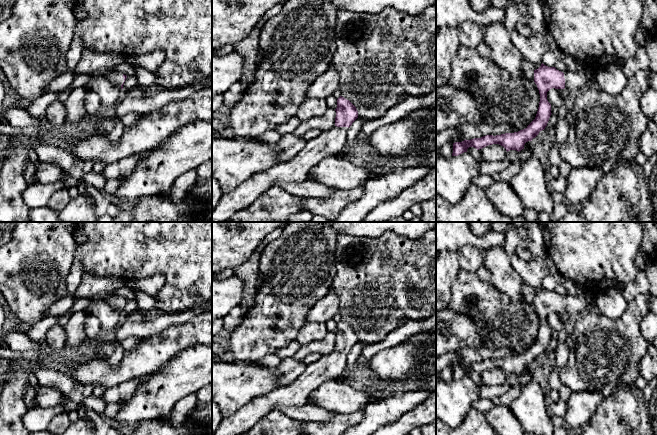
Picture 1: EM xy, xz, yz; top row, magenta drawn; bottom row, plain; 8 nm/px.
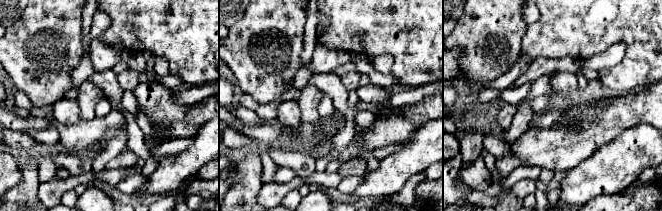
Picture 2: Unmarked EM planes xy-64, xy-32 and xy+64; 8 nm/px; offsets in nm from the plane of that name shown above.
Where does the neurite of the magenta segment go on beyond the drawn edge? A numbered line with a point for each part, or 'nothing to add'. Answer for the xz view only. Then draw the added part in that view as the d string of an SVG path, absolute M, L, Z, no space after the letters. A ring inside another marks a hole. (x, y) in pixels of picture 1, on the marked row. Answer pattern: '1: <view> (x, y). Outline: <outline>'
1: xz (330, 143). Outline: M335 126L322 132L318 137L307 141L302 151L291 161L257 173L231 193L223 194L219 204L212 211L212 222L227 222L273 185L306 180L315 165L326 158L340 155L345 148L347 131L348 127Z

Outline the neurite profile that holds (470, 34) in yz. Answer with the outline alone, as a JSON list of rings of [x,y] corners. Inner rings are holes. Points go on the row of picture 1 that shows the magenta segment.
[[[465,22],[456,28],[459,35],[460,45],[470,48],[476,48],[479,44],[484,42],[484,26]]]

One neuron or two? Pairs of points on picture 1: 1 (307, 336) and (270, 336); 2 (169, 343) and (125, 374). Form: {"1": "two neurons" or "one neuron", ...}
{"1": "two neurons", "2": "one neuron"}

